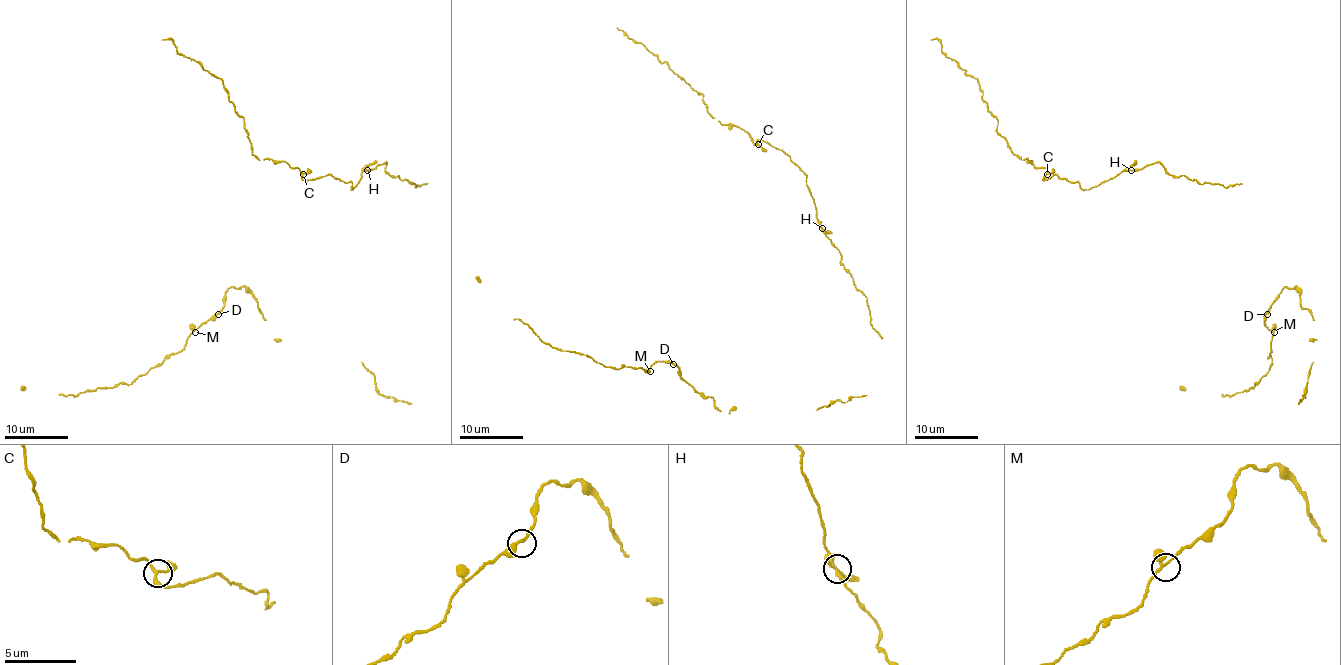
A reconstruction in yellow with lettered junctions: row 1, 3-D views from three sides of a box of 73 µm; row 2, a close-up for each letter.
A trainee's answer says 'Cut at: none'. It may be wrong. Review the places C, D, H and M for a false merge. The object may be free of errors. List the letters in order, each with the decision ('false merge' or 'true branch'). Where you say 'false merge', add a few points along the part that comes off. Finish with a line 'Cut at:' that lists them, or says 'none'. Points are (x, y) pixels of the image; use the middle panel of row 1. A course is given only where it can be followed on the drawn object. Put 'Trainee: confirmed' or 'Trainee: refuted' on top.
Trainee: confirmed
C: true branch
D: true branch
H: true branch
M: true branch
Cut at: none

